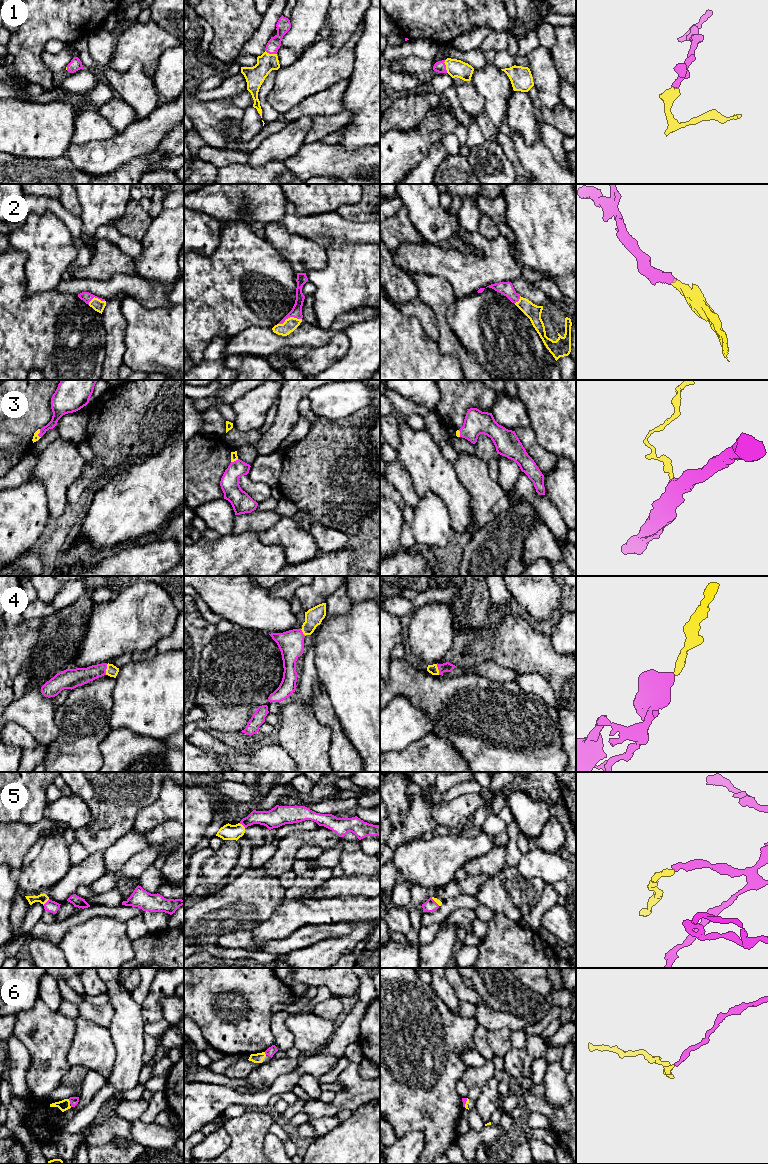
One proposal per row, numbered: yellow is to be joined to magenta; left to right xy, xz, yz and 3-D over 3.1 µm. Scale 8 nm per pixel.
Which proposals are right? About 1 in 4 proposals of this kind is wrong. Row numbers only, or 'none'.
1, 2, 3, 4, 5, 6

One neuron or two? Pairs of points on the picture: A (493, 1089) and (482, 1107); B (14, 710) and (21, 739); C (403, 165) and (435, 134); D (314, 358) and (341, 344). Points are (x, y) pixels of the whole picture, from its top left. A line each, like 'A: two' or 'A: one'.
A: one
B: two
C: one
D: one

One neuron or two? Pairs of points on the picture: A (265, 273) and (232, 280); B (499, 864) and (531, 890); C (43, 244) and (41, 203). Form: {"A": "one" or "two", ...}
{"A": "one", "B": "two", "C": "two"}

